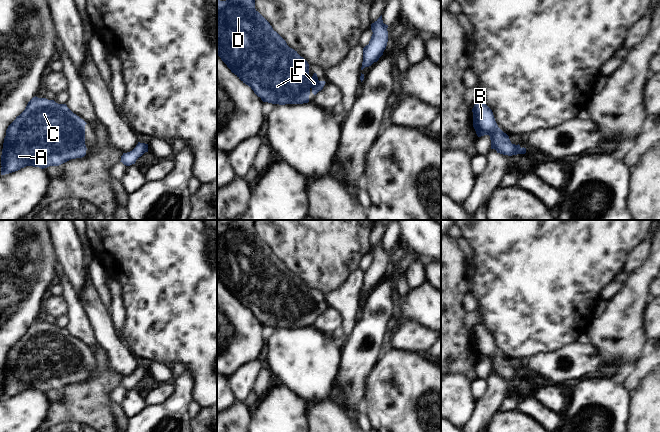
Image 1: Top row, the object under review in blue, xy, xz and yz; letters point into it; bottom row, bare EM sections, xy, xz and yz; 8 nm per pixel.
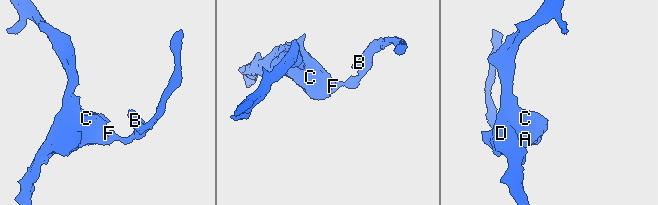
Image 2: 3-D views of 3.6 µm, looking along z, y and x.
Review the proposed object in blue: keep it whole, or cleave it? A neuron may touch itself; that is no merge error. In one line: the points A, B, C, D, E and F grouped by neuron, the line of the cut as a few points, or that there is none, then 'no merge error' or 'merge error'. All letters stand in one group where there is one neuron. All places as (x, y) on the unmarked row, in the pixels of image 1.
groups A B C D E F; cut none; no merge error

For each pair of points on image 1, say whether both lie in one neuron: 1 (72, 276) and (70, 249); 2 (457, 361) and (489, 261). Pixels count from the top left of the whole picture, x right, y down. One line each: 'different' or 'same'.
1: same
2: different

